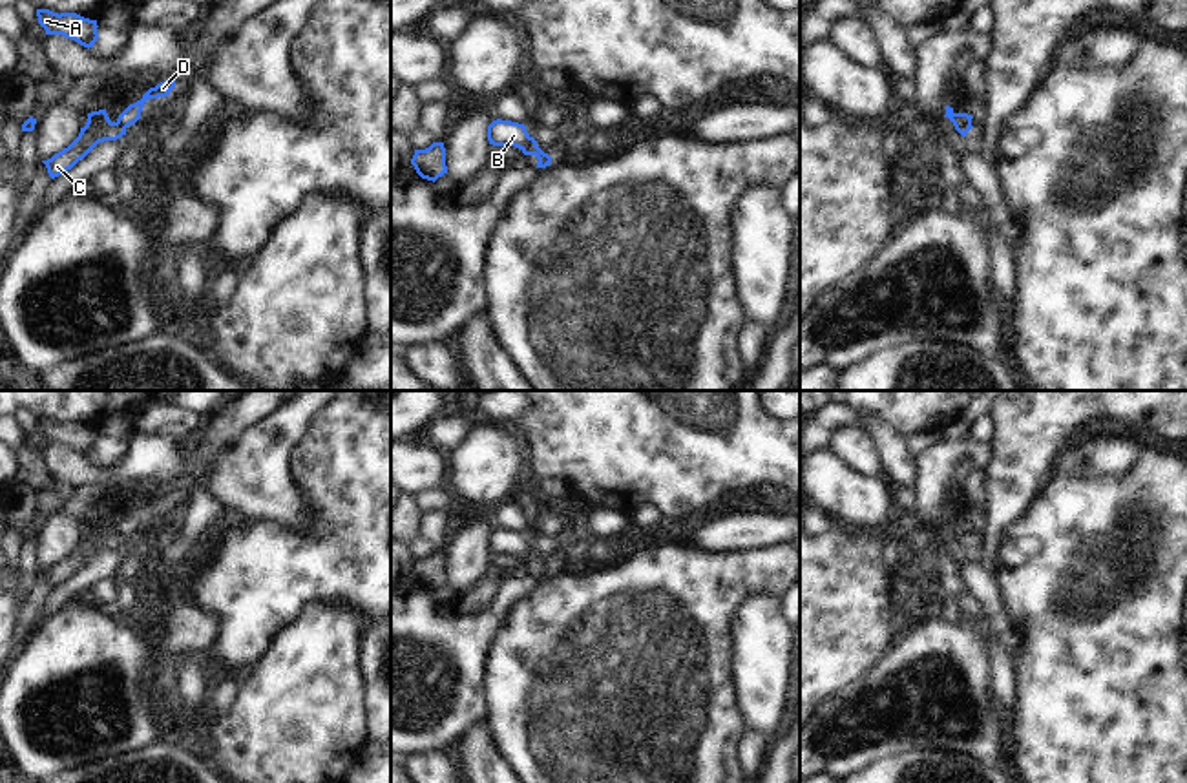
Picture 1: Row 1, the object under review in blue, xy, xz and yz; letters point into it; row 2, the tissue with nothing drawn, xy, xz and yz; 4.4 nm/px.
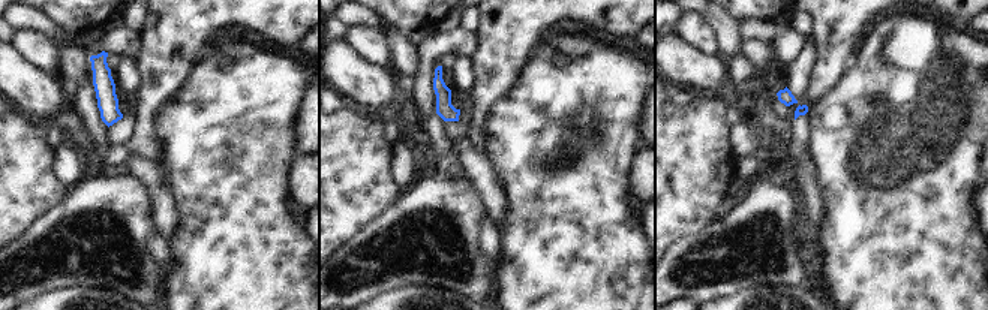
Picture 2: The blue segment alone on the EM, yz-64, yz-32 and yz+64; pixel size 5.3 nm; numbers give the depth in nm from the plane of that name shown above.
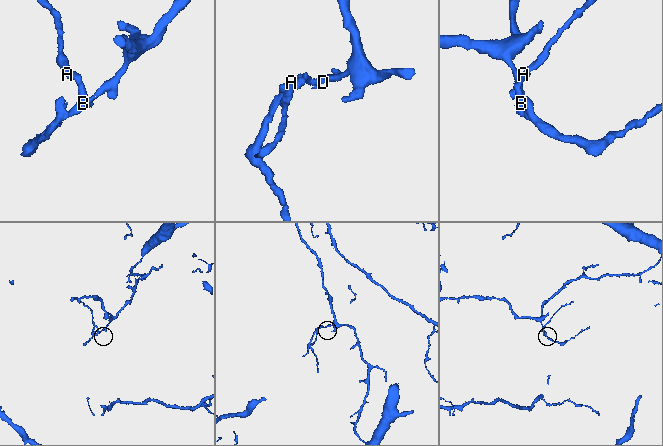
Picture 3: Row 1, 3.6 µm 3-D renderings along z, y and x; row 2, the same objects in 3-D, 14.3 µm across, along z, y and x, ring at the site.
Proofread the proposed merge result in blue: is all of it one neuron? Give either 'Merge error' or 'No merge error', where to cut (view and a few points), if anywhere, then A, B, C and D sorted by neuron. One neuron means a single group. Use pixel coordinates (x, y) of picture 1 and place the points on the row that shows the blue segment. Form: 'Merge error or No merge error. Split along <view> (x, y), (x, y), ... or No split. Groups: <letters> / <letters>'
Merge error. Split along xy (115, 123), (125, 128). Groups: A B C / D

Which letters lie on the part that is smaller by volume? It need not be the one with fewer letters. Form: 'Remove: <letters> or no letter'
Remove: A, B, C

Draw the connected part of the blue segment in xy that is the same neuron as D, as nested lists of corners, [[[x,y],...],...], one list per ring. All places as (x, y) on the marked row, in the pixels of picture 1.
[[[175,78],[173,80],[164,80],[157,84],[155,88],[150,88],[141,100],[135,104],[130,104],[117,119],[117,124],[122,128],[128,128],[135,124],[141,119],[141,111],[144,108],[144,102],[150,99],[159,99],[159,97],[168,97],[170,91],[175,88]]]

